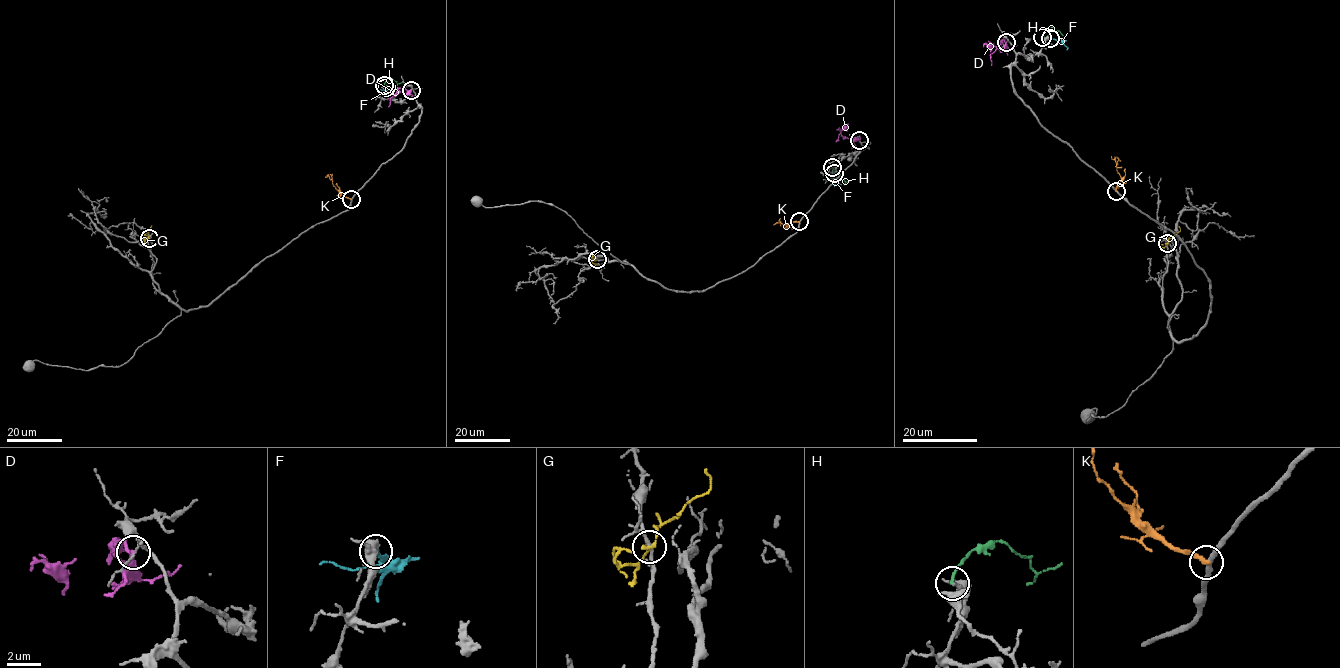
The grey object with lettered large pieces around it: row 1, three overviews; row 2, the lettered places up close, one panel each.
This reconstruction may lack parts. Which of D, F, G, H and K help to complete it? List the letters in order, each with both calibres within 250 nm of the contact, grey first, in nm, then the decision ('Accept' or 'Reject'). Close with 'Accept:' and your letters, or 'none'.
D: Thickness 130 nm (grey) against 220 nm. Reject
F: Thickness 280 nm (grey) against 190 nm. Accept
G: Thickness 170 nm (grey) against 180 nm. Reject
H: Thickness 220 nm (grey) against 170 nm. Reject
K: Thickness 300 nm (grey) against 280 nm. Reject
Accept: F

